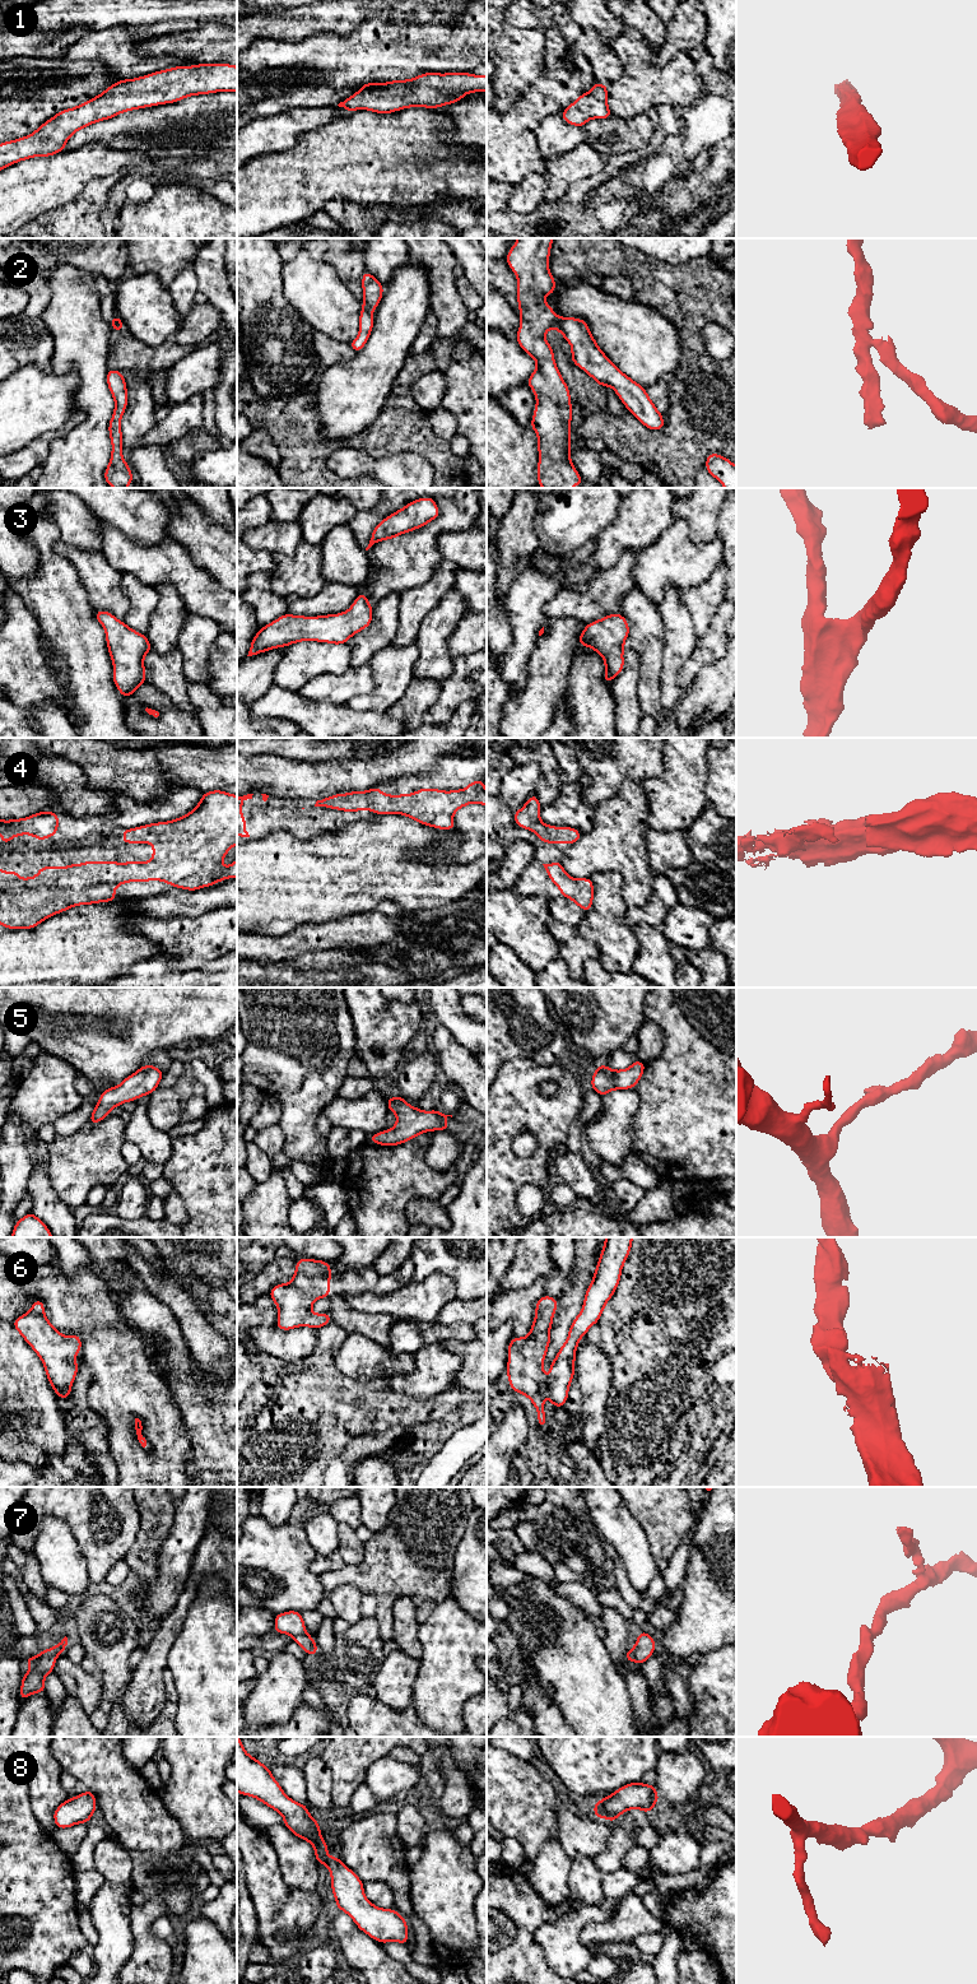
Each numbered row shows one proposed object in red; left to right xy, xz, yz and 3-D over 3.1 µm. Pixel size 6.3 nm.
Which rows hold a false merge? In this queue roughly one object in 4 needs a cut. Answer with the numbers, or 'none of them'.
2

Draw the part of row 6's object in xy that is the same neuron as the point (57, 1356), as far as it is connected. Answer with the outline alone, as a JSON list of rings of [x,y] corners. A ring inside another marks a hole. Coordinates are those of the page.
[[[34,1300],[32,1309],[11,1324],[41,1358],[48,1383],[57,1398],[69,1399],[71,1385],[79,1370],[75,1356],[82,1351],[82,1338],[78,1334],[66,1338],[61,1332],[56,1330],[45,1315],[45,1304],[41,1300]]]

